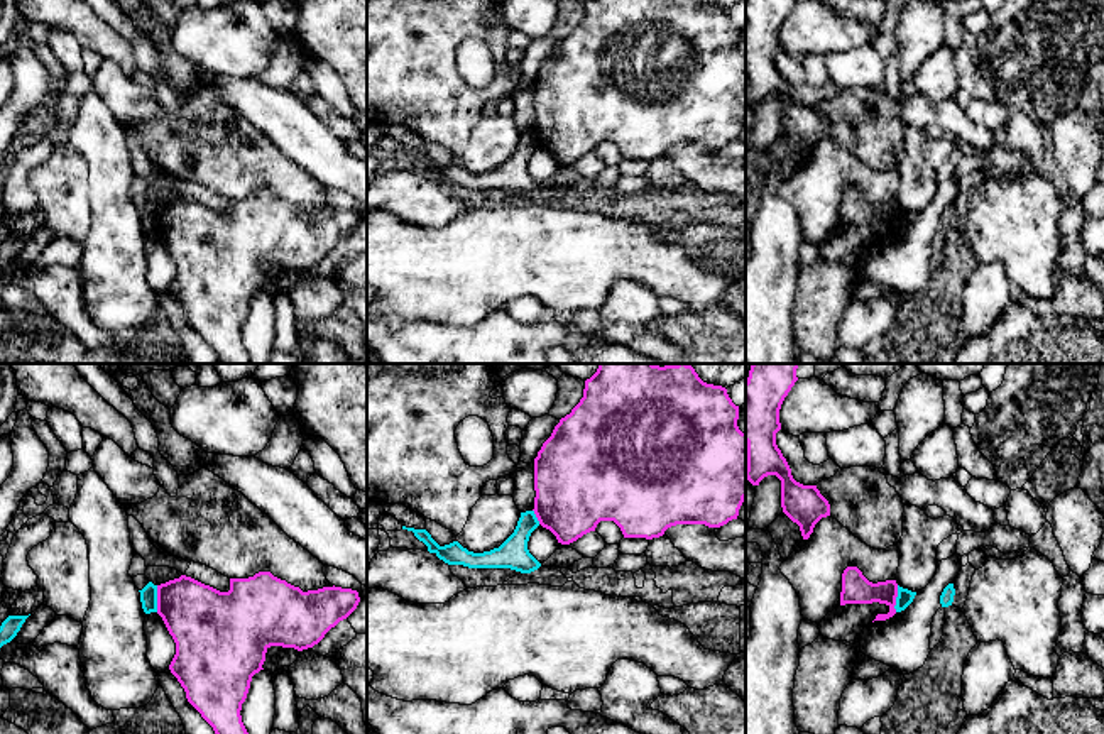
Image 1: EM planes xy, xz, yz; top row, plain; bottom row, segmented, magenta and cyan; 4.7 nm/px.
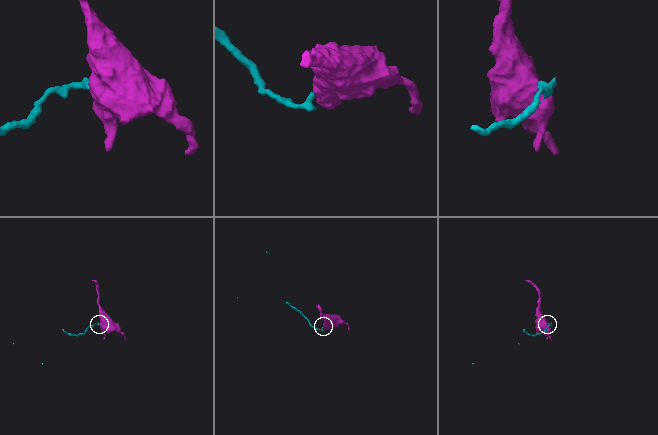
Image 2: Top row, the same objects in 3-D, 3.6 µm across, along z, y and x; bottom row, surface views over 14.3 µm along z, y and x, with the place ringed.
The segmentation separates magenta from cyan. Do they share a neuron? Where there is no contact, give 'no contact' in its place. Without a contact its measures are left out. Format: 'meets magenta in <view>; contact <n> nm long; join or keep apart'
meets magenta in xy; contact 130 nm long; keep apart

